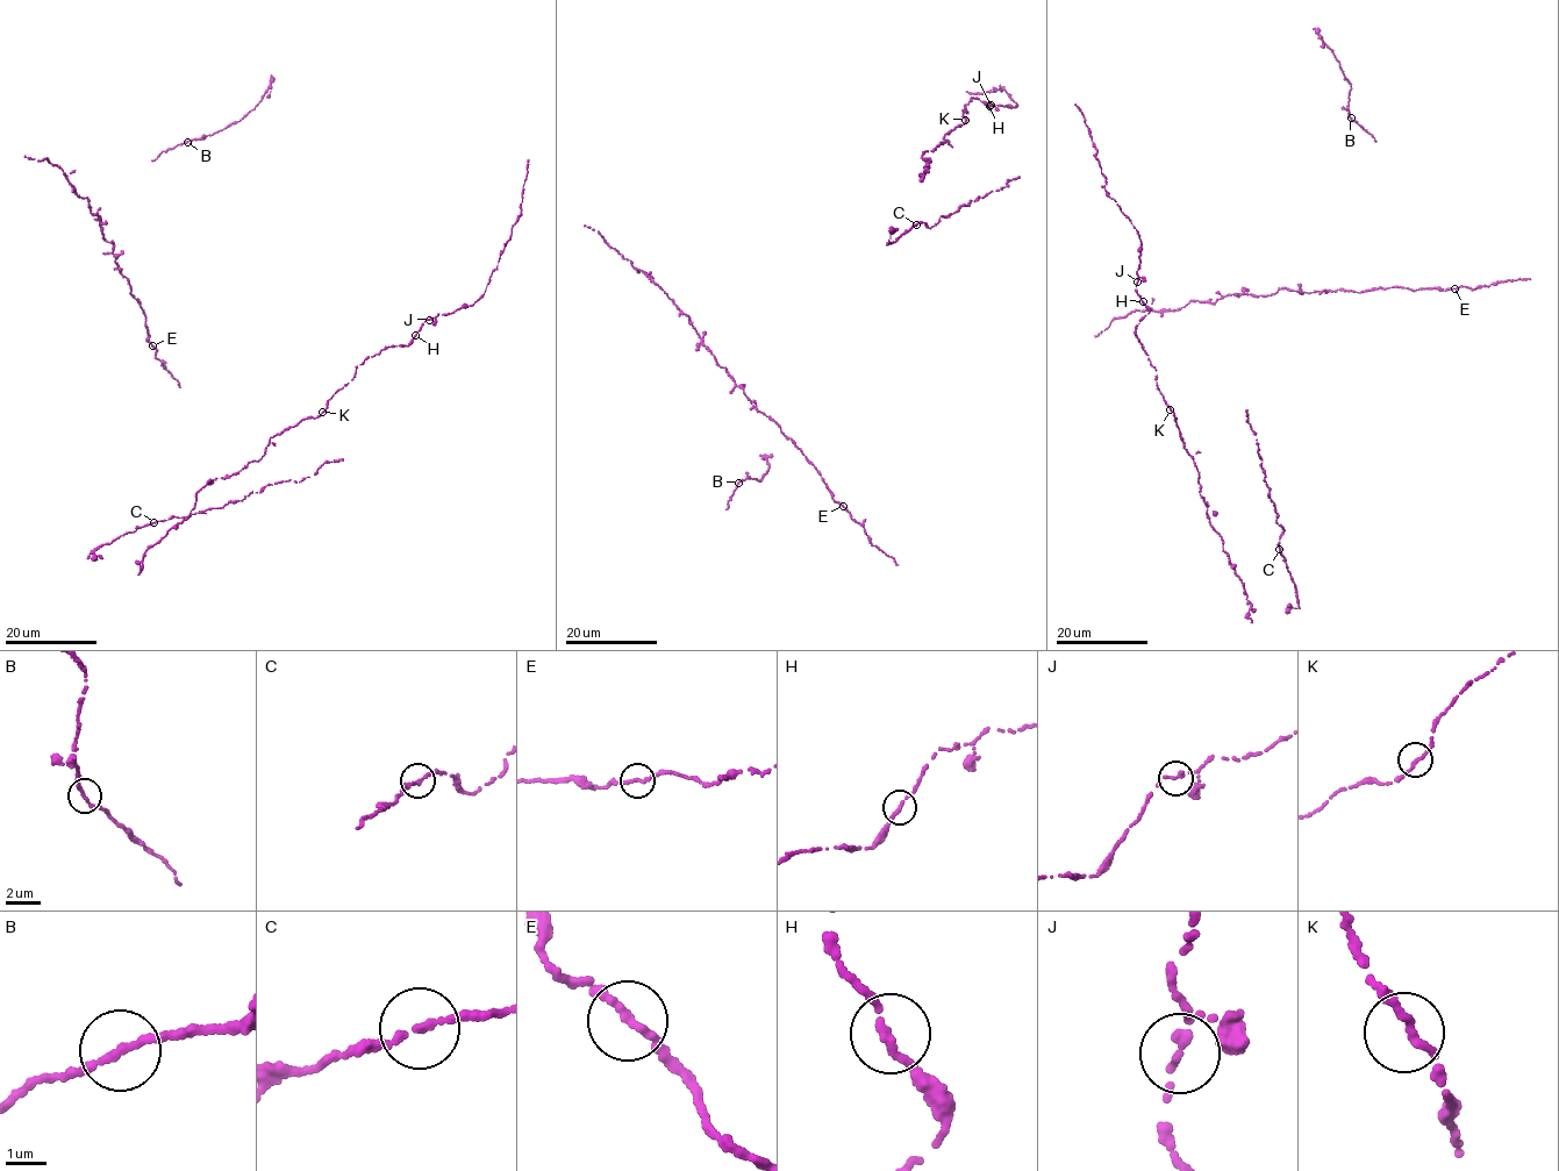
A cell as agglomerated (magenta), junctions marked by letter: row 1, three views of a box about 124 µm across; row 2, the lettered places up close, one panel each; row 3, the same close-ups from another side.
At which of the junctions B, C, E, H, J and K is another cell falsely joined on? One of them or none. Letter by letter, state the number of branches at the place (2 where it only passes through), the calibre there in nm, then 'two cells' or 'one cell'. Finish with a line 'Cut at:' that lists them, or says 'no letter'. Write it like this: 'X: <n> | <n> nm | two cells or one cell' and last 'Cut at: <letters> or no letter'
B: 2 | 200 nm | one cell
C: 2 | 200 nm | one cell
E: 2 | 200 nm | one cell
H: 2 | 200 nm | one cell
J: 2 | 200 nm | one cell
K: 2 | 200 nm | one cell
Cut at: no letter

